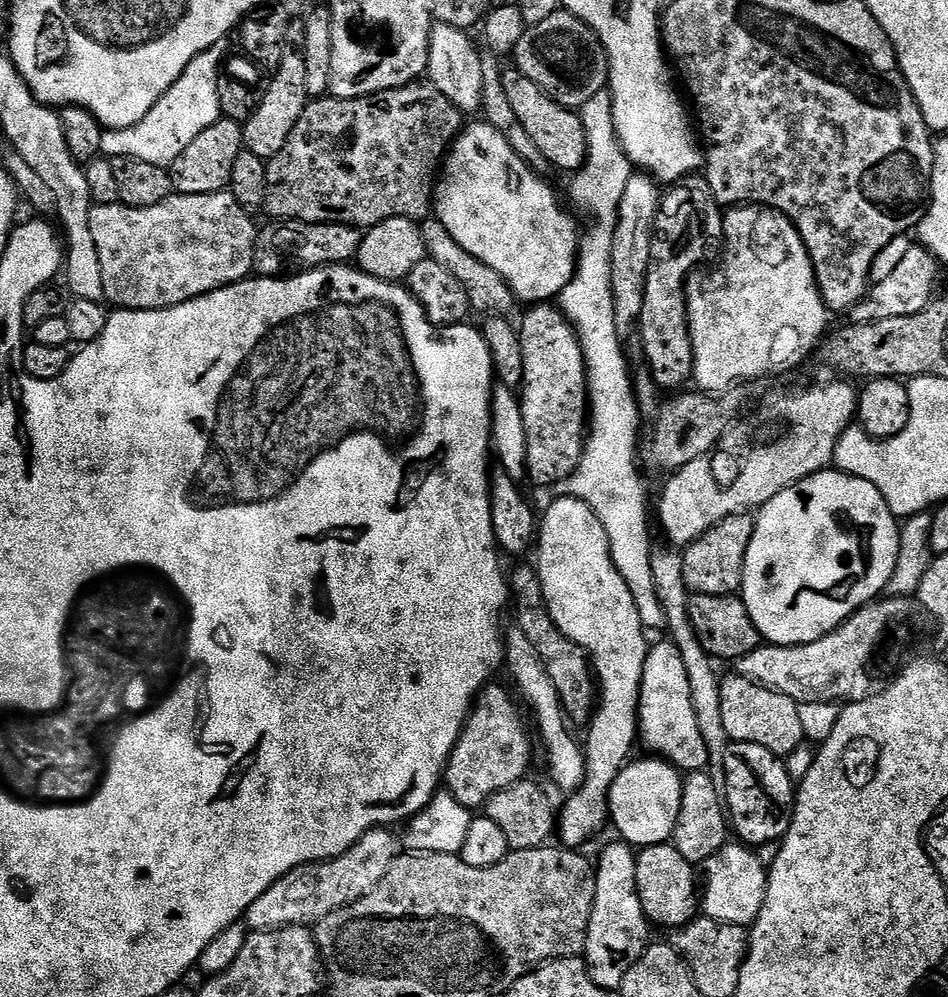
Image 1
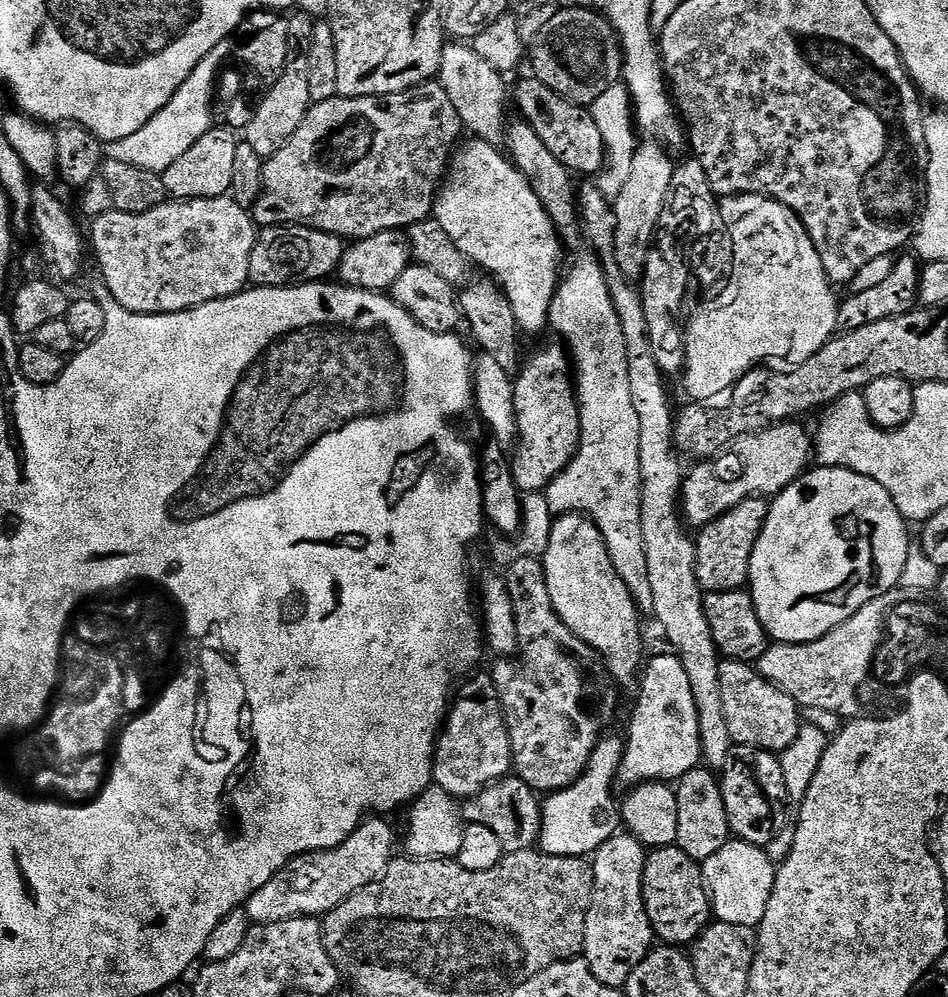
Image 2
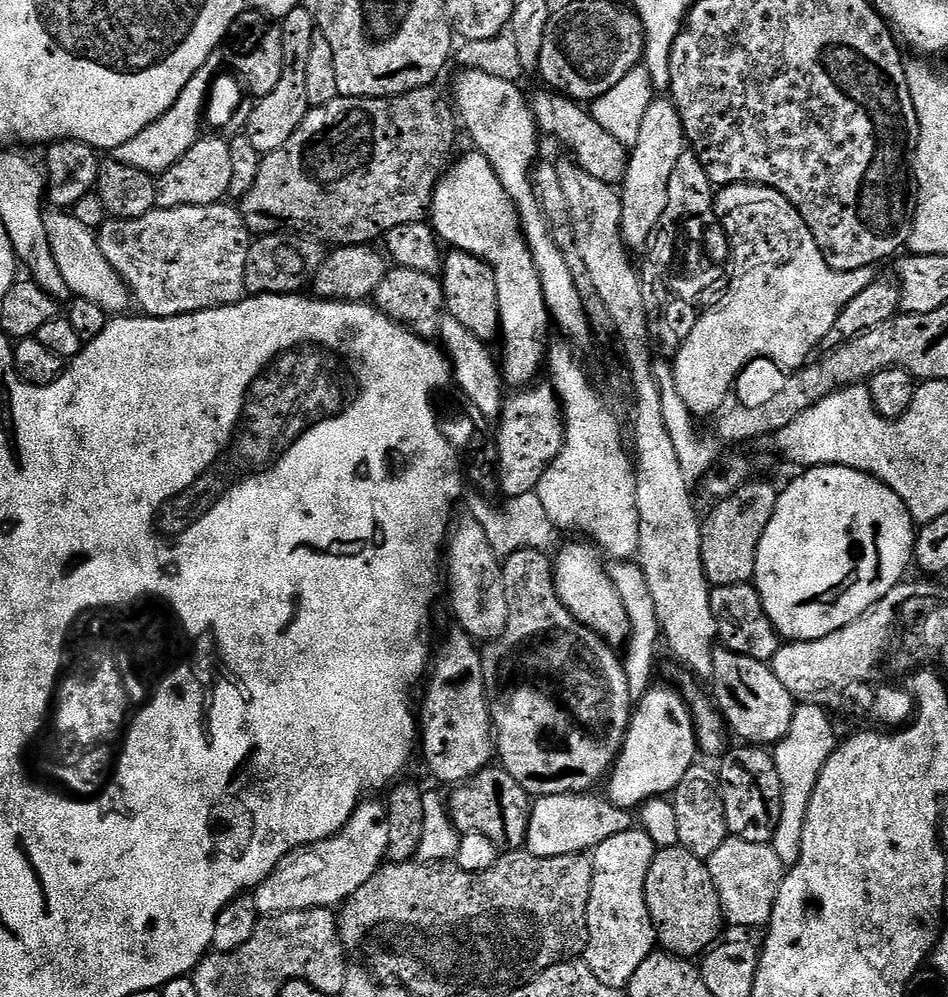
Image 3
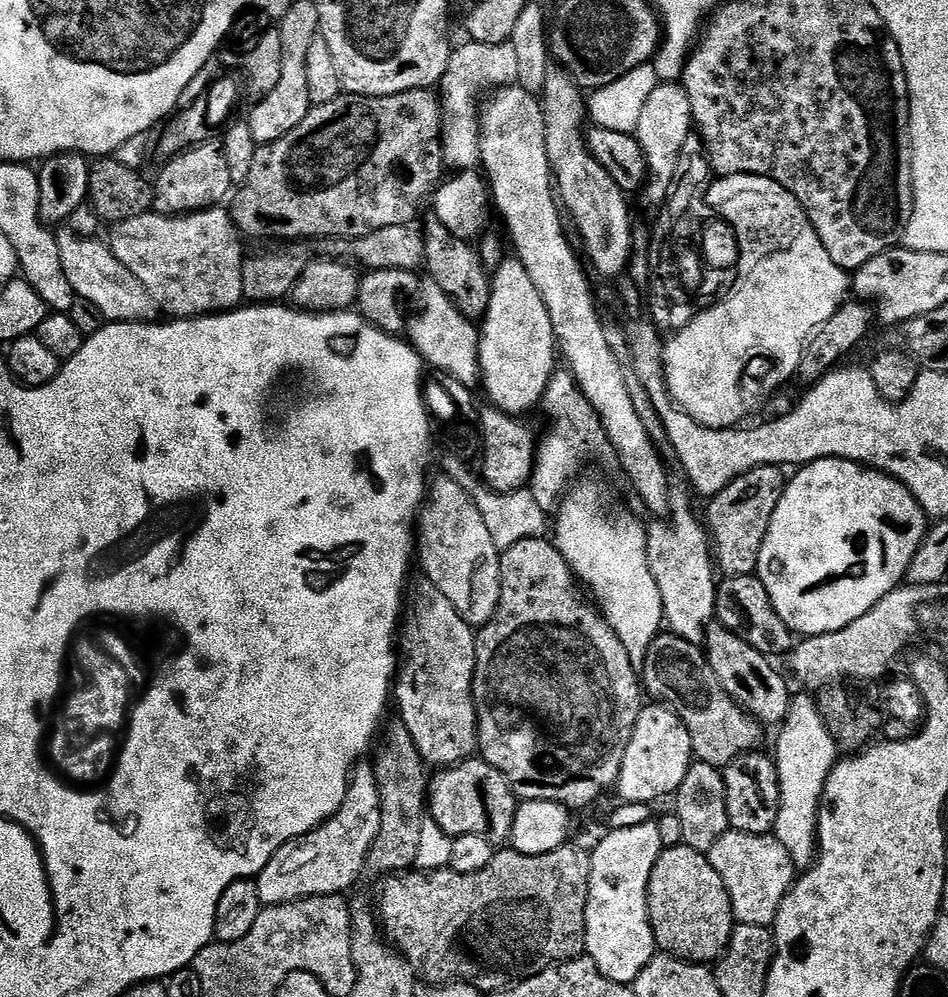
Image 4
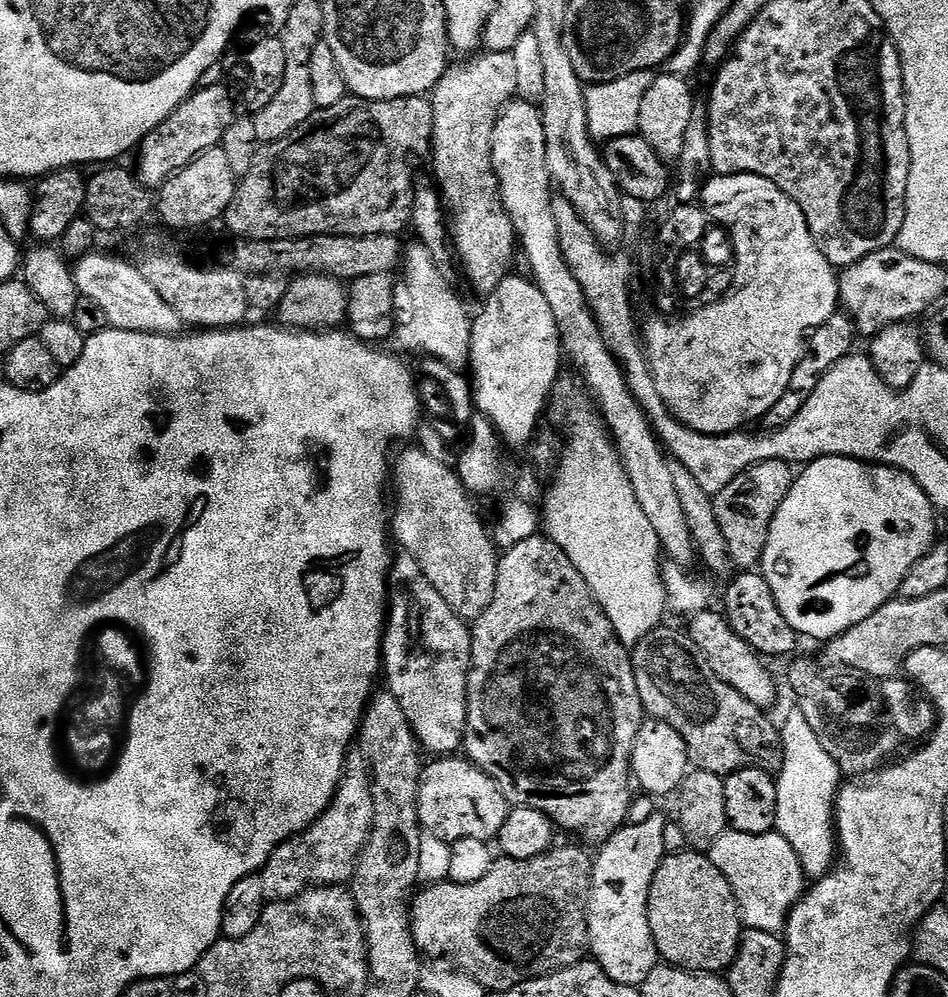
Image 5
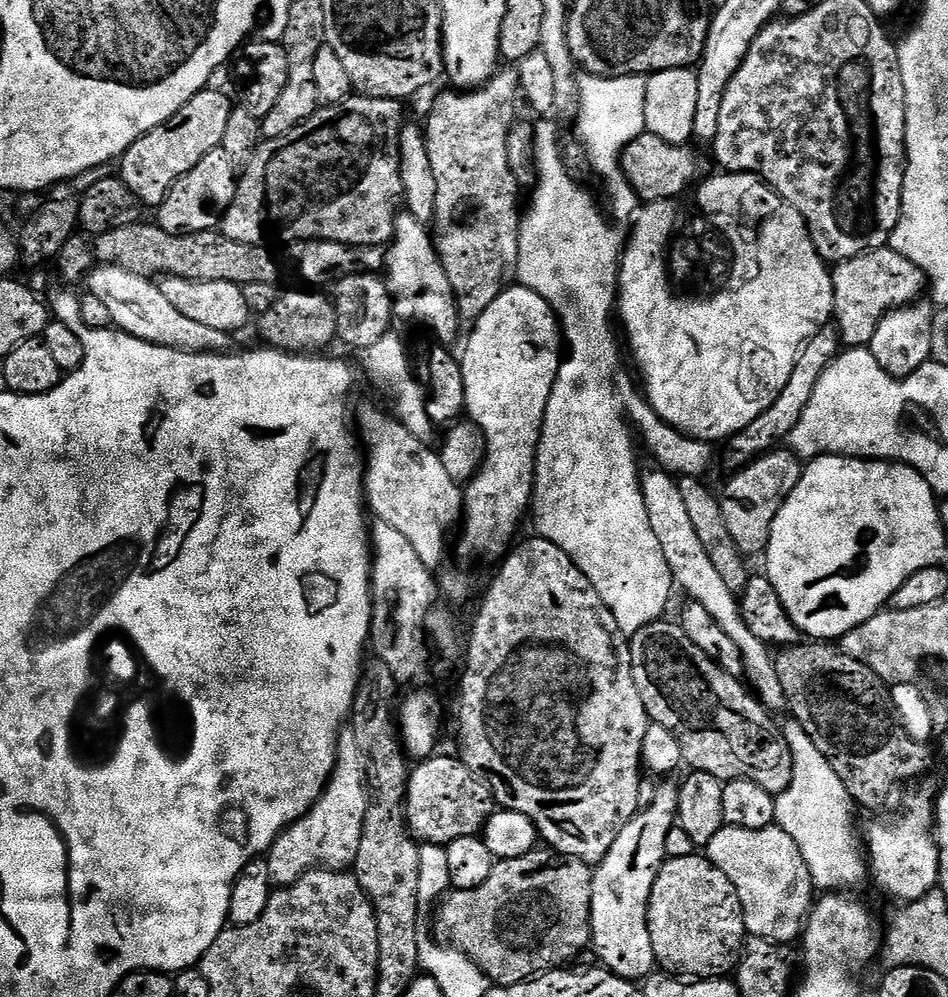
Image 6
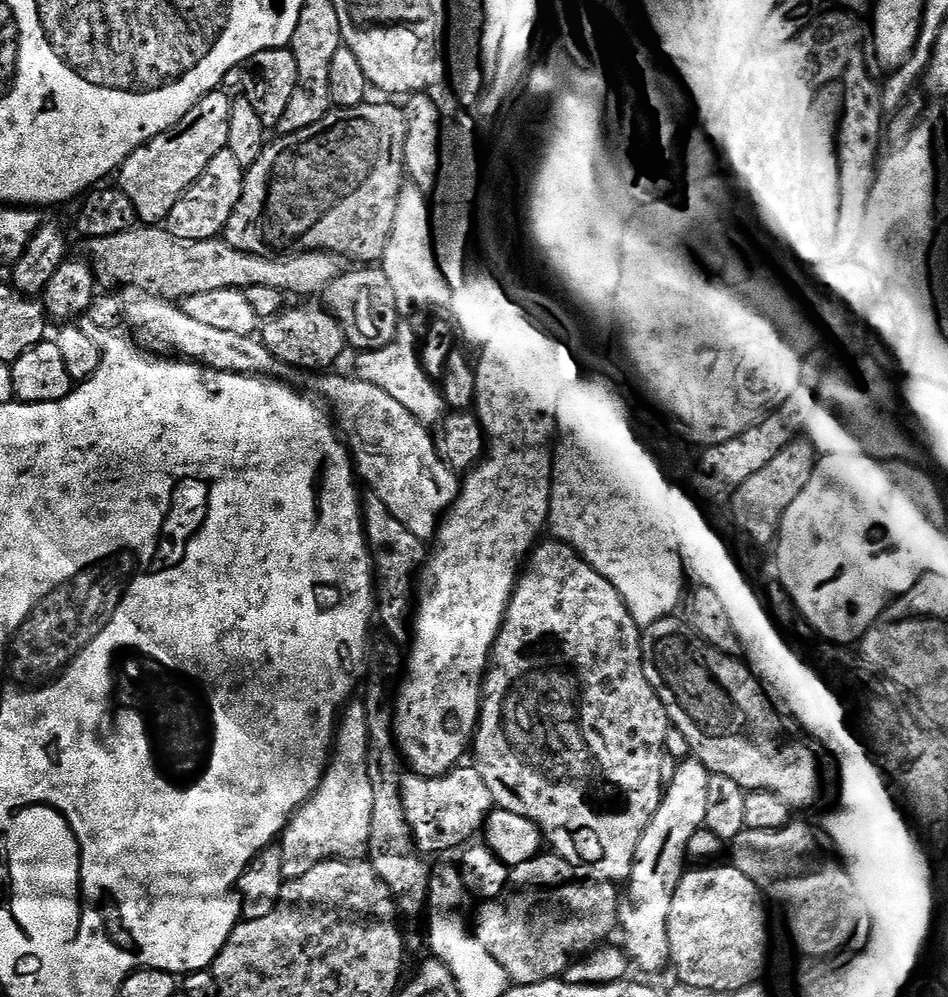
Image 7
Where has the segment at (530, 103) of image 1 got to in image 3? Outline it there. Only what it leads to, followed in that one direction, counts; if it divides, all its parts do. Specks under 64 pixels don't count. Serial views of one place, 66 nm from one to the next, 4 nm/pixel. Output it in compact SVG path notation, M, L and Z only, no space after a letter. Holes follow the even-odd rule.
M551 90L531 93L530 103L532 113L536 119L536 127L541 133L553 136L560 144L569 148L571 159L575 160L586 174L594 174L602 182L613 186L623 185L624 175L628 169L629 149L610 130L602 130L598 122L592 117L591 111L583 103L570 100L566 96Z

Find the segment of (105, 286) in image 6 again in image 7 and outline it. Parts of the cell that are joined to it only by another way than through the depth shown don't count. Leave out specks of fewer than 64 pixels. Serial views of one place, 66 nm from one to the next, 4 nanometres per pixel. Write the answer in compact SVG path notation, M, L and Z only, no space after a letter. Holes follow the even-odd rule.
M124 288L119 293L118 299L124 306L124 319L130 325L141 328L144 332L149 332L156 340L161 340L164 344L169 344L173 348L173 353L179 354L183 359L197 364L203 364L206 368L213 368L219 372L237 372L243 376L262 376L265 378L283 377L286 372L286 365L281 360L276 360L268 353L263 344L259 343L255 335L234 334L231 330L218 330L214 326L205 326L195 318L189 318L181 309L179 303L163 300L160 296L151 296L142 291L141 288Z

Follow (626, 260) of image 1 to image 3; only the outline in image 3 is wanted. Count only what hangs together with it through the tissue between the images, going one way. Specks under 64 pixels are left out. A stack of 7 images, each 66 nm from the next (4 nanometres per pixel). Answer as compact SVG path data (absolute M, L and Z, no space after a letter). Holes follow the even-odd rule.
M668 98L653 99L646 110L646 118L642 118L638 142L631 145L628 169L619 189L622 202L622 238L629 250L647 249L652 241L658 222L668 209L670 174L674 174L674 166L678 166L678 158L682 158L685 150L684 127L676 105Z

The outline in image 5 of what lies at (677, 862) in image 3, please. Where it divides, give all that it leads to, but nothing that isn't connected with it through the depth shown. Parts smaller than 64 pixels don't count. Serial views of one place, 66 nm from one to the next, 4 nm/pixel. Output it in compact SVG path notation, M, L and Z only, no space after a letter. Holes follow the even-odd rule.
M695 850L665 855L650 886L648 921L654 934L659 959L673 968L683 968L685 972L720 974L731 968L736 960L742 935L740 903L736 901L734 890L722 870L718 870L718 866L714 866L714 862L707 855Z

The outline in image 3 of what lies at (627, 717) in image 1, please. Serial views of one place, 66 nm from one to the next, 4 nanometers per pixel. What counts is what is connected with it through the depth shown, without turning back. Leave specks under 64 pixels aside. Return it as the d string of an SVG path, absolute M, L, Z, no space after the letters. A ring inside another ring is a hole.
M585 543L564 544L560 553L554 556L558 598L578 622L594 630L606 643L613 646L627 645L631 634L631 620L627 617L626 608L609 576L609 569L600 561L601 553L591 543ZM558 794L532 800L526 851L538 858L575 856L595 849L614 834L622 834L633 827L631 811L615 808L607 798L597 794ZM588 848L588 849L587 849Z

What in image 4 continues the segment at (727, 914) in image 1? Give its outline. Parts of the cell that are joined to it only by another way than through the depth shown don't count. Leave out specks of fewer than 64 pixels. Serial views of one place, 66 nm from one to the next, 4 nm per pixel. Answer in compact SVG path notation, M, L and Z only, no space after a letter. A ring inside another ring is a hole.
M728 831L725 836L714 842L711 852L707 853L708 861L718 870L722 882L726 882L726 890L732 899L732 909L737 921L742 924L753 924L767 928L775 925L776 911L780 909L780 903L786 898L786 894L798 879L796 863L786 854L786 846L776 840L775 835L755 836L745 832Z

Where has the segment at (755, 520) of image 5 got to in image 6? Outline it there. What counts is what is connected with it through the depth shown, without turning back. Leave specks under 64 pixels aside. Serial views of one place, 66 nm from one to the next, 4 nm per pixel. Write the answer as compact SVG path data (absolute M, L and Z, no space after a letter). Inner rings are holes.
M773 450L759 460L743 465L740 472L719 493L723 521L730 530L741 555L745 558L756 556L767 549L770 542L770 530L774 526L774 518L778 518L778 510L790 498L790 494L798 486L802 471L801 457L791 450Z

